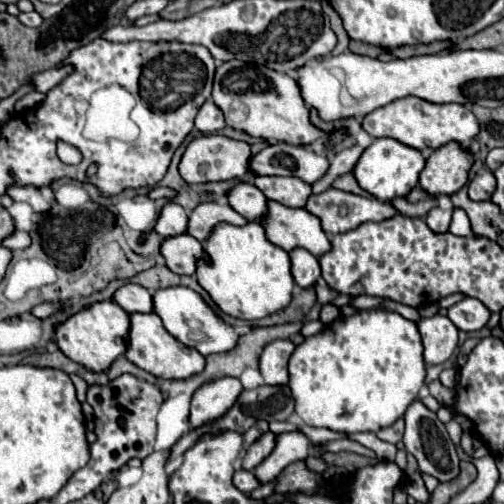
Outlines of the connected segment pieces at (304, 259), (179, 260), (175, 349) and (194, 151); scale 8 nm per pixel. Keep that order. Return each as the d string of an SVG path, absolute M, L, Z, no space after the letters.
M294 248L290 252L290 260L292 260L292 276L294 276L296 284L300 288L314 286L322 274L318 258L312 256L310 252L306 252L304 248Z
M182 234L182 236L174 236L174 238L166 238L162 248L160 248L166 266L176 272L176 274L186 274L186 276L194 276L196 274L196 262L204 260L210 262L210 258L206 256L206 250L202 246L202 242L194 240L190 234Z
M154 312L152 314L130 314L130 320L132 320L132 328L130 328L128 350L126 350L126 358L130 362L166 380L186 380L204 370L206 358L196 348L188 348L182 342L178 342L174 336L170 336L158 314Z
M218 134L200 136L188 144L188 148L180 160L180 174L190 184L242 178L248 172L250 156L252 156L252 152L246 142L238 142L238 140L232 140L226 136L218 136Z

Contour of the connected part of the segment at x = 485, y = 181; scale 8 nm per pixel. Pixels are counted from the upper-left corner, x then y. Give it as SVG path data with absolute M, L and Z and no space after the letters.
M492 172L478 174L478 176L468 184L468 198L470 198L470 200L476 200L476 202L490 200L494 188L496 188L496 180L494 180Z

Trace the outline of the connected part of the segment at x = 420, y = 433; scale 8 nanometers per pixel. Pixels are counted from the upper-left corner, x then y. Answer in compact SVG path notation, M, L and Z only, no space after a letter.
M416 400L404 414L406 432L404 432L404 444L406 450L418 460L420 472L434 476L438 482L450 482L456 480L460 474L460 458L456 454L456 448L444 428L444 424L438 420L436 412L428 410L420 400Z

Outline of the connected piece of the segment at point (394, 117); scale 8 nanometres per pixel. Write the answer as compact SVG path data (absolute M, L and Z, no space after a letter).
M408 96L406 100L396 100L394 104L386 104L382 108L376 108L362 120L362 128L374 136L374 138L394 138L410 148L416 148L420 152L436 150L448 142L458 142L460 148L470 150L470 144L474 142L476 134L480 132L480 124L476 116L462 104L426 104L426 100L418 100L414 96Z

